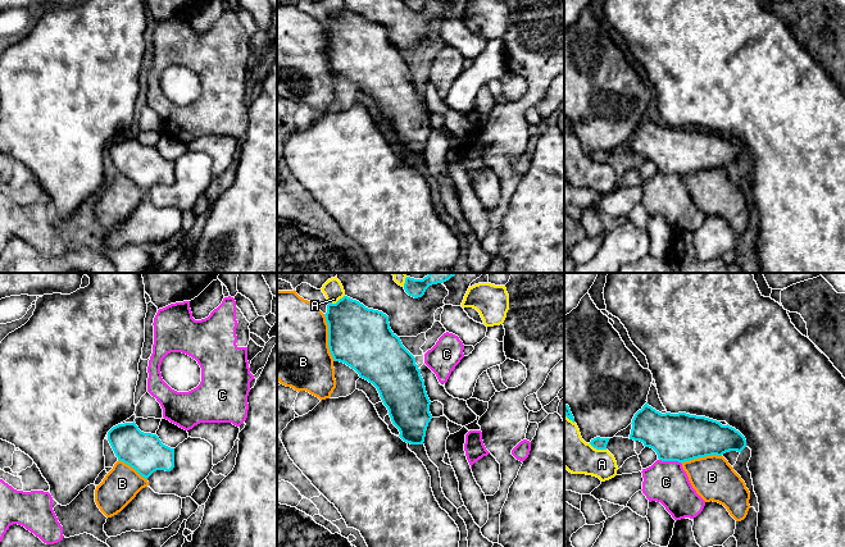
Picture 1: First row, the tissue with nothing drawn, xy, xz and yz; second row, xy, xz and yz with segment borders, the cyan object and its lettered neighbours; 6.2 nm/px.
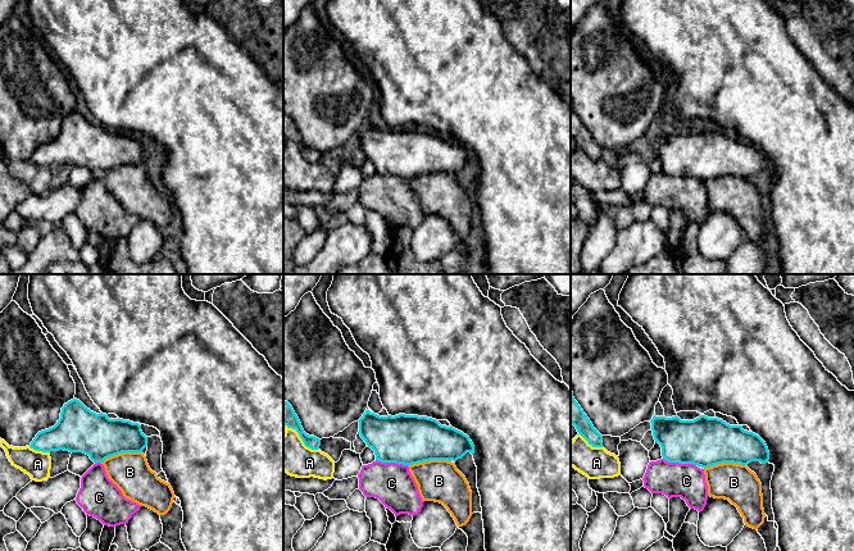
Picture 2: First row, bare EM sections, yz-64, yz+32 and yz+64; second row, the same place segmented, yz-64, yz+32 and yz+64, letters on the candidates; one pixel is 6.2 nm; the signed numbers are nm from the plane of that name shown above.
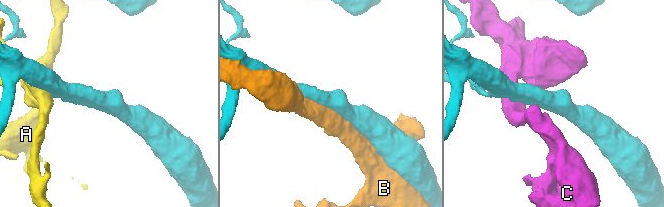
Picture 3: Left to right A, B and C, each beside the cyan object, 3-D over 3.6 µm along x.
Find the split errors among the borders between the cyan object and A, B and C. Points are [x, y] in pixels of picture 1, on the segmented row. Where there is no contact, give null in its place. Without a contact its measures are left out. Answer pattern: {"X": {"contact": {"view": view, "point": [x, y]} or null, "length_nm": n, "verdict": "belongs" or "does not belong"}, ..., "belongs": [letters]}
{"A": {"contact": {"view": "yz", "point": [598, 449]}, "length_nm": 120, "verdict": "does not belong"}, "B": {"contact": {"view": "xz", "point": [328, 337]}, "length_nm": 300, "verdict": "does not belong"}, "C": {"contact": {"view": "yz", "point": [671, 460]}, "length_nm": 150, "verdict": "does not belong"}, "belongs": []}

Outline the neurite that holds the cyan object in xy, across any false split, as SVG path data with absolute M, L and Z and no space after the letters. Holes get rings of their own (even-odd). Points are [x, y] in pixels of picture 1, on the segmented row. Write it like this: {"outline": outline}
{"outline": "M124 423L108 432L108 441L119 461L147 479L156 470L174 468L174 448L162 443L156 434L144 433L136 423Z"}

